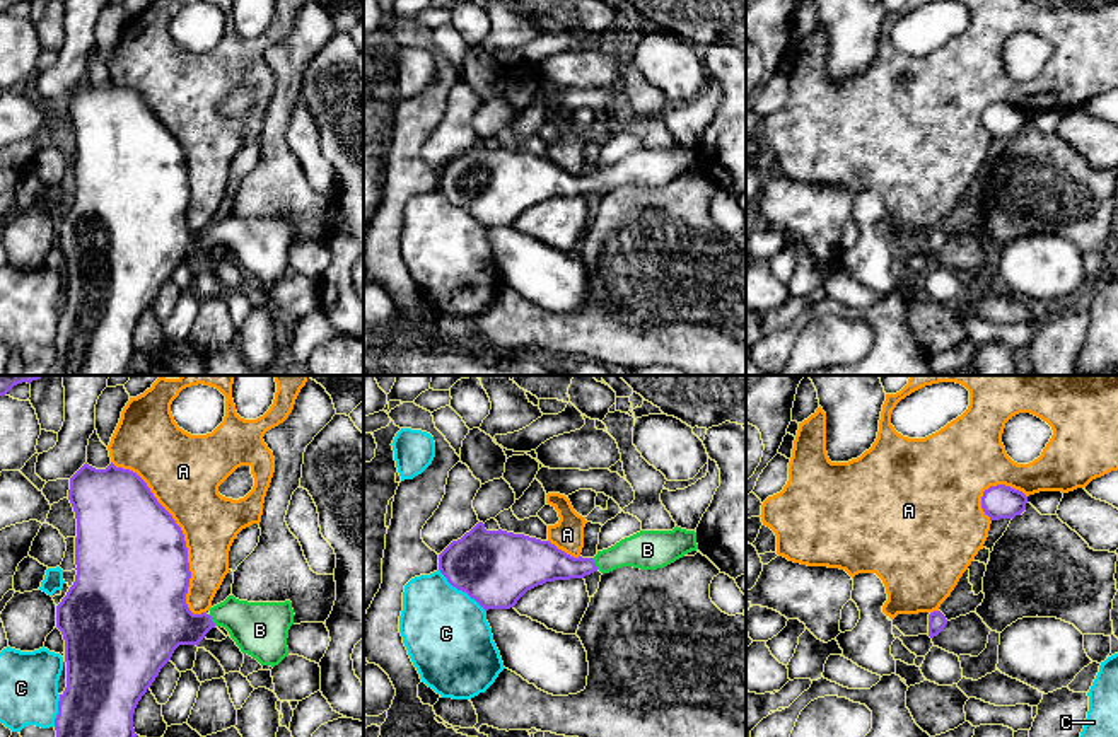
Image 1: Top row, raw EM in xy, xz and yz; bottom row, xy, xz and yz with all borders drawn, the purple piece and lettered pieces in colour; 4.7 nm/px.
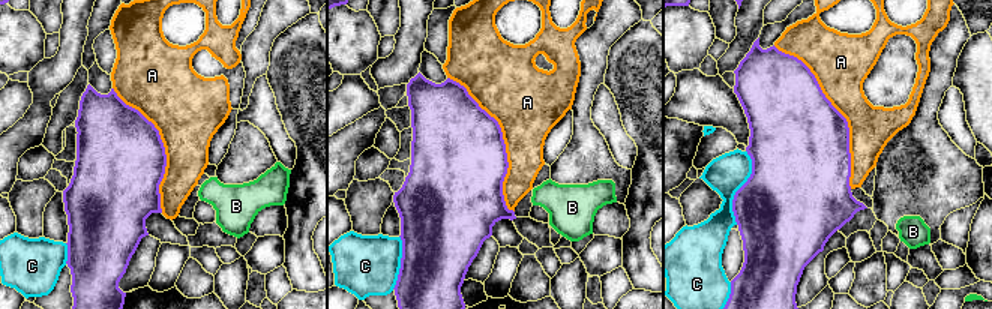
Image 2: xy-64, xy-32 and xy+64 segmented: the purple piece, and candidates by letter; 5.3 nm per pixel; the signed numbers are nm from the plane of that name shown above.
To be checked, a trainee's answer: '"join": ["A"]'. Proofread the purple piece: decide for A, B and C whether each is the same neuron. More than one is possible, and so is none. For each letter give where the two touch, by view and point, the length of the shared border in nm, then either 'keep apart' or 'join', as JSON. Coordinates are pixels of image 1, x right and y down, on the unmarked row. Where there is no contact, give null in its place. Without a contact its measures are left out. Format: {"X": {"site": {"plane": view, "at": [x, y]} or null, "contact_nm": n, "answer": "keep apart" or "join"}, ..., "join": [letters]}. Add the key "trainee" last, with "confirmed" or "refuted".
{"A": {"site": {"plane": "xy", "at": [183, 156]}, "contact_nm": 850, "answer": "keep apart"}, "B": {"site": {"plane": "xy", "at": [210, 237]}, "contact_nm": 70, "answer": "join"}, "C": {"site": {"plane": "xz", "at": [461, 207]}, "contact_nm": 300, "answer": "keep apart"}, "join": ["B"], "trainee": "refuted"}

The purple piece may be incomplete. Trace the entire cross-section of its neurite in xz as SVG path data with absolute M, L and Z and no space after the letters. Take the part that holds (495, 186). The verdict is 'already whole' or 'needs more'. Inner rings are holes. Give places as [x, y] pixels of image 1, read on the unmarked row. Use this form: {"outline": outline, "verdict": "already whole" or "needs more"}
{"outline": "M478 140L439 172L439 188L485 229L510 227L527 208L546 200L623 184L657 188L696 167L696 150L676 143L673 148L640 148L594 176L574 176L550 159L502 147L486 148Z", "verdict": "needs more"}

